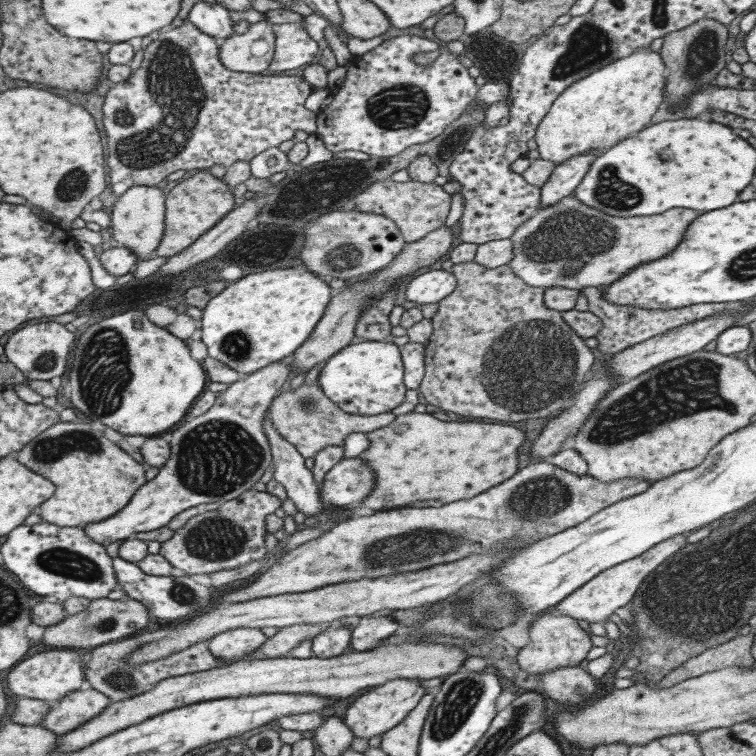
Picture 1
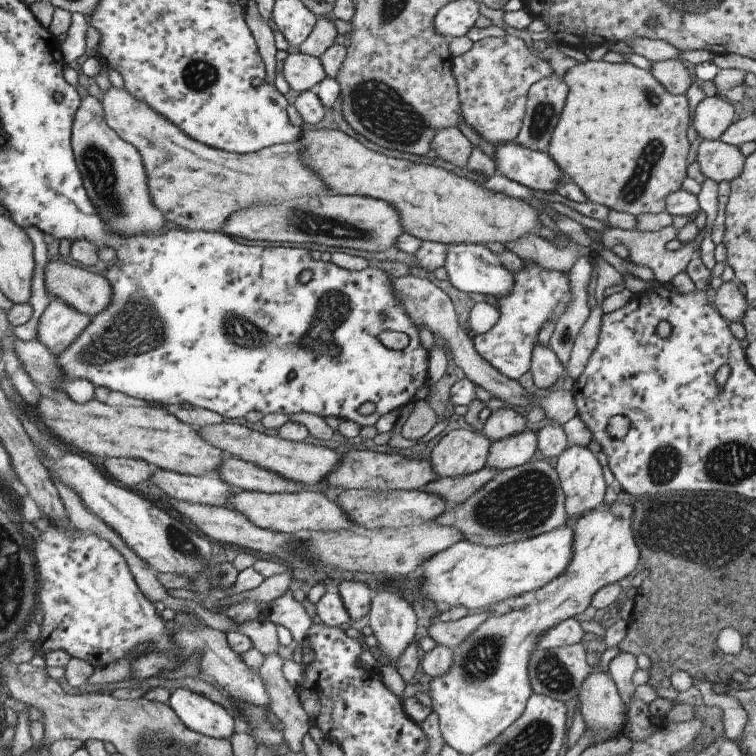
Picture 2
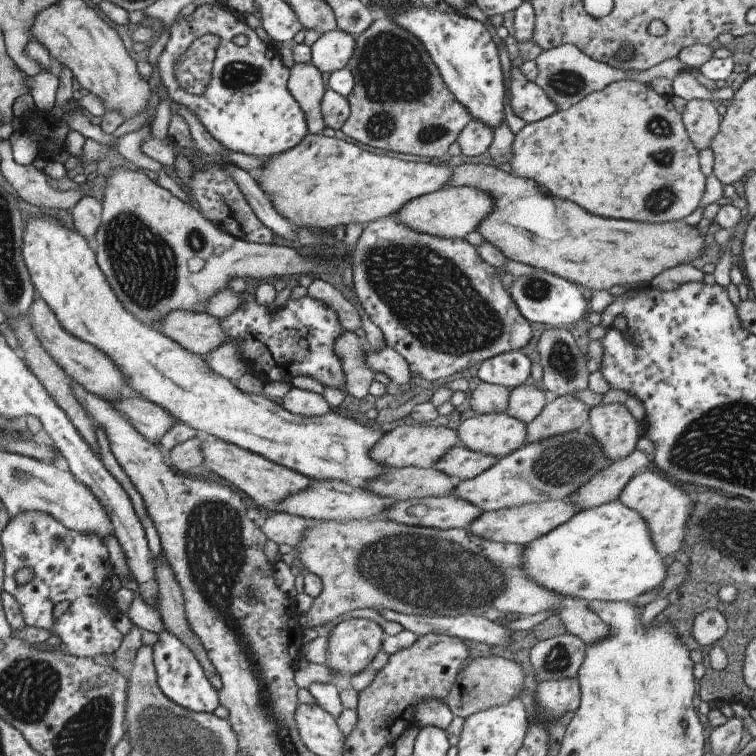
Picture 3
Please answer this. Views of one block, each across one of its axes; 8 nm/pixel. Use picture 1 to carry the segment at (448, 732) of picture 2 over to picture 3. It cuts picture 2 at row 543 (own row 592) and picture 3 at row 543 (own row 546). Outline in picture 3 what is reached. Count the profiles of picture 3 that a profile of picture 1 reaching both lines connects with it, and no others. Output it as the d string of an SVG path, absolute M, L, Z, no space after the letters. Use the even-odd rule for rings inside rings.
M649 467L647 472L631 477L618 492L617 498L628 509L639 513L650 529L650 539L654 548L663 557L671 548L679 548L679 540L683 540L683 524L687 520L687 512L691 510L691 500L679 486L671 484L659 470Z

